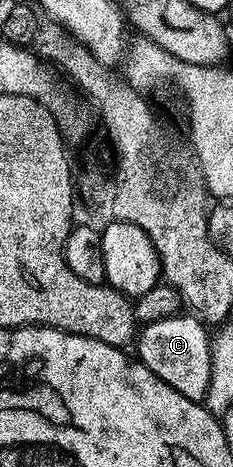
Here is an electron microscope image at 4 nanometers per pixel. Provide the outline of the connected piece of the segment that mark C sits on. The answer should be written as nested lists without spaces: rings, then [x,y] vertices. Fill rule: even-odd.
[[[178,312],[170,318],[147,322],[136,335],[136,346],[136,357],[151,373],[159,376],[159,380],[175,388],[175,392],[187,396],[187,400],[204,403],[212,364],[211,334],[206,323],[189,312]]]

